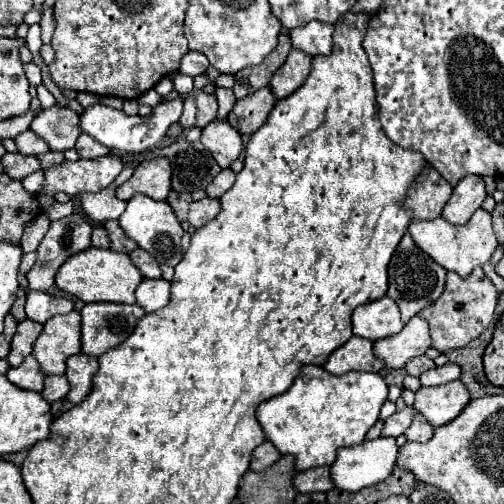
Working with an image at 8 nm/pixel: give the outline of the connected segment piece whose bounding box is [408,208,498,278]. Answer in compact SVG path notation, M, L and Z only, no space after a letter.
M478 208L472 218L464 226L454 226L444 218L434 218L434 220L416 220L408 226L408 232L412 234L414 242L418 248L422 248L432 260L436 260L440 266L446 270L454 270L458 276L468 276L472 268L482 266L486 260L492 258L498 242L496 234L492 230L492 216L484 208Z

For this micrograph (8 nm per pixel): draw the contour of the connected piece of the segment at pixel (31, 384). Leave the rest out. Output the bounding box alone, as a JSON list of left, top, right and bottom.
[8,354,44,392]

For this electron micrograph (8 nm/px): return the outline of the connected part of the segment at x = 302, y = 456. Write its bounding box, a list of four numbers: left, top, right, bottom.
[256,366,388,470]

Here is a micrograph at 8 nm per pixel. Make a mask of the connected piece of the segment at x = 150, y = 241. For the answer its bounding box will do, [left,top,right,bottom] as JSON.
[118,194,184,266]

